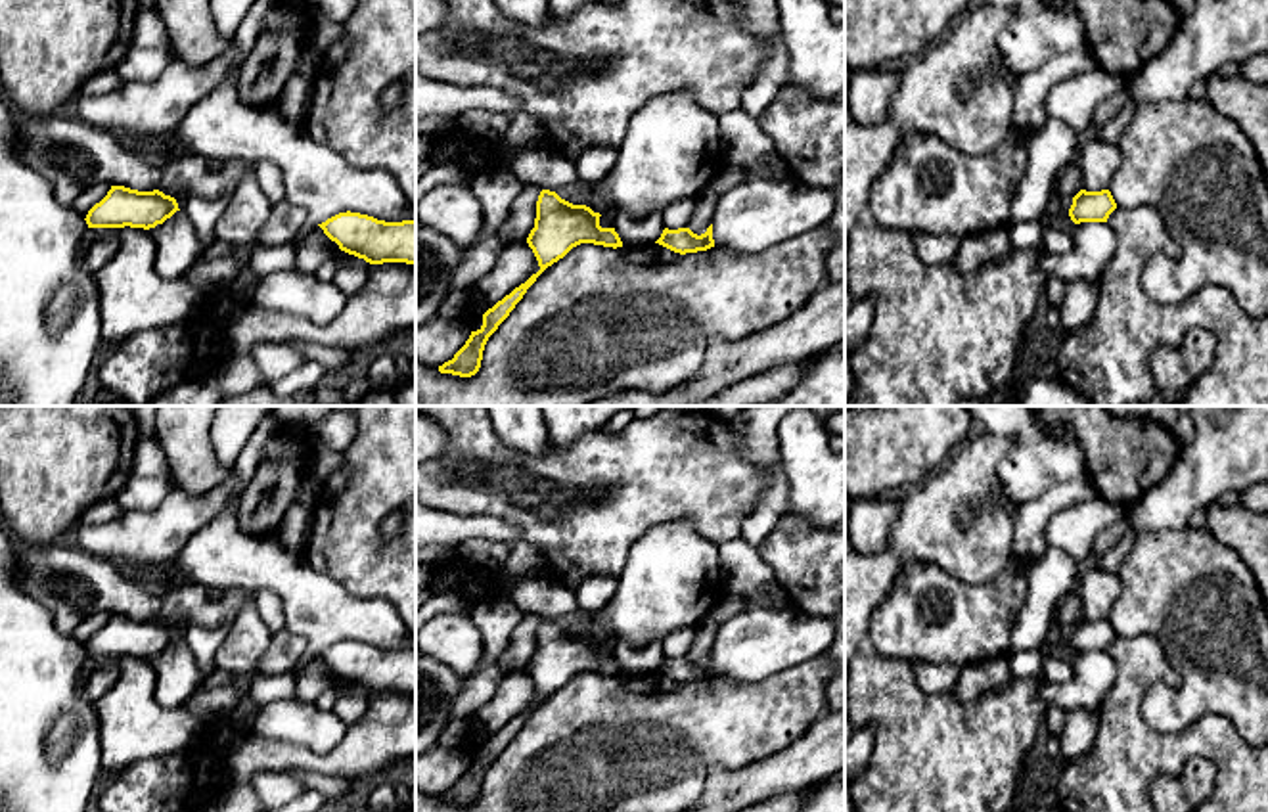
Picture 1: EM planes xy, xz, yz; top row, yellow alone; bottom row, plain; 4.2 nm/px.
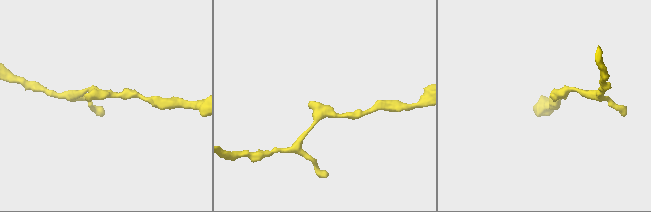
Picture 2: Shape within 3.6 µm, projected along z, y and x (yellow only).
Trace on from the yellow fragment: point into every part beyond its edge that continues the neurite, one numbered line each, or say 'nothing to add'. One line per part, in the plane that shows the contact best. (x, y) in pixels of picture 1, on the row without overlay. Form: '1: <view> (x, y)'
nothing to add

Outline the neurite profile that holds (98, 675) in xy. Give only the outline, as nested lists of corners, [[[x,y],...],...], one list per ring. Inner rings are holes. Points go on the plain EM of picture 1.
[[[88,657],[79,674],[80,695],[98,703],[119,678],[119,657]]]

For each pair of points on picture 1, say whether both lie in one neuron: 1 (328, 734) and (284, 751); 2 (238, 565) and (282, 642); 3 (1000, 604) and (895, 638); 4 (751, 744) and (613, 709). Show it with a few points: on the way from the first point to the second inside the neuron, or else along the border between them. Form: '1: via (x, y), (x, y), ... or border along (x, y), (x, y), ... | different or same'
1: border along (255, 732), (315, 753), (330, 753), (341, 744) | different
2: border along (284, 627), (307, 648) | different
3: via (973, 623), (947, 623), (939, 629), (922, 629) | same
4: via (717, 726), (648, 726) | same

